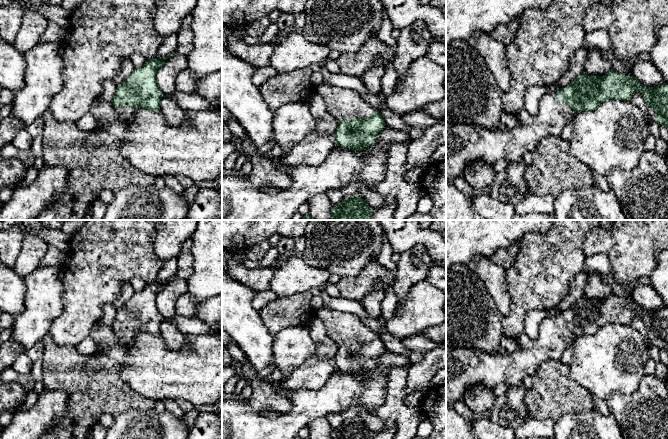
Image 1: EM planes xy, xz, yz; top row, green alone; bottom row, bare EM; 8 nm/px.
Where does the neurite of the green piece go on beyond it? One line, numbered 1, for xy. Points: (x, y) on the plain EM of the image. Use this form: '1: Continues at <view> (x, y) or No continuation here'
1: Continues at xy (124, 337)

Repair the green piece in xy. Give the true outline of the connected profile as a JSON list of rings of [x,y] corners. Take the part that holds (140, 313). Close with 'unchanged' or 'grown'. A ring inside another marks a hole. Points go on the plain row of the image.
[[[171,279],[146,284],[141,291],[135,292],[122,308],[117,309],[112,328],[122,347],[126,348],[140,332],[159,334],[164,318],[158,311],[156,298]]]; grown

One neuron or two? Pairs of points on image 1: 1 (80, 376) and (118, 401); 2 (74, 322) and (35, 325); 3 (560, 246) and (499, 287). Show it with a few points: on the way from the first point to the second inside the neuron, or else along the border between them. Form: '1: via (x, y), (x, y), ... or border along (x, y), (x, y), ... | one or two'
1: via (89, 379), (100, 390), (109, 394) | one
2: border along (62, 303), (62, 312), (53, 320), (47, 333) | two
3: border along (505, 270), (505, 281), (510, 305) | two

